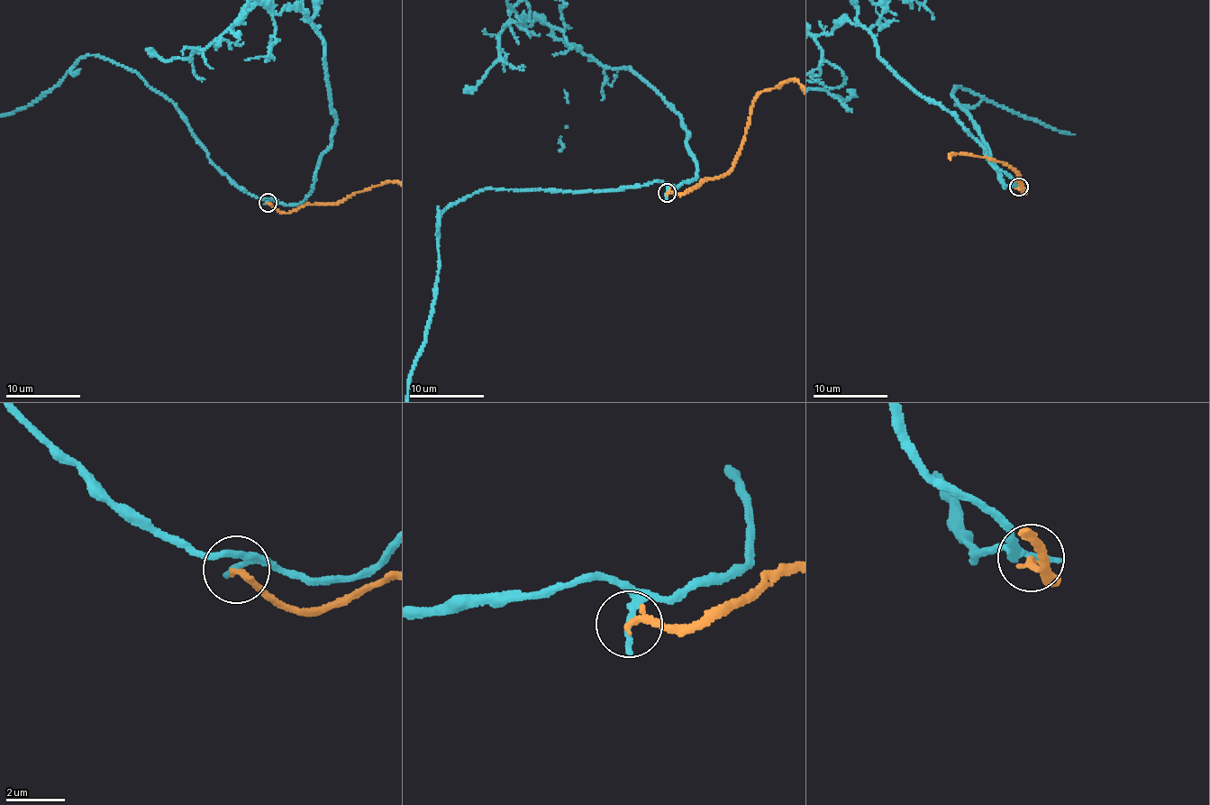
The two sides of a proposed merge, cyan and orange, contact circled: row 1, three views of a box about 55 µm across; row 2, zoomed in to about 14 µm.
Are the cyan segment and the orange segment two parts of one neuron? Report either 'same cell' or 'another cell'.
another cell

